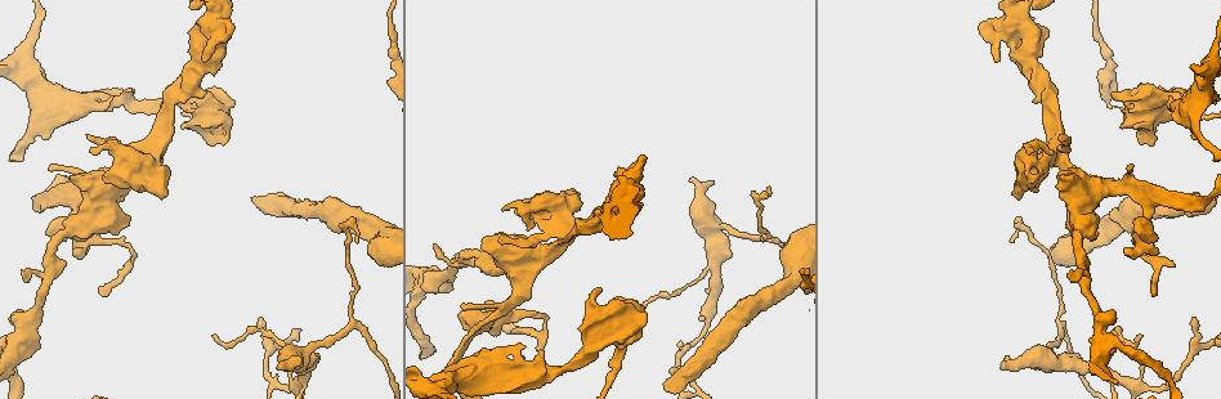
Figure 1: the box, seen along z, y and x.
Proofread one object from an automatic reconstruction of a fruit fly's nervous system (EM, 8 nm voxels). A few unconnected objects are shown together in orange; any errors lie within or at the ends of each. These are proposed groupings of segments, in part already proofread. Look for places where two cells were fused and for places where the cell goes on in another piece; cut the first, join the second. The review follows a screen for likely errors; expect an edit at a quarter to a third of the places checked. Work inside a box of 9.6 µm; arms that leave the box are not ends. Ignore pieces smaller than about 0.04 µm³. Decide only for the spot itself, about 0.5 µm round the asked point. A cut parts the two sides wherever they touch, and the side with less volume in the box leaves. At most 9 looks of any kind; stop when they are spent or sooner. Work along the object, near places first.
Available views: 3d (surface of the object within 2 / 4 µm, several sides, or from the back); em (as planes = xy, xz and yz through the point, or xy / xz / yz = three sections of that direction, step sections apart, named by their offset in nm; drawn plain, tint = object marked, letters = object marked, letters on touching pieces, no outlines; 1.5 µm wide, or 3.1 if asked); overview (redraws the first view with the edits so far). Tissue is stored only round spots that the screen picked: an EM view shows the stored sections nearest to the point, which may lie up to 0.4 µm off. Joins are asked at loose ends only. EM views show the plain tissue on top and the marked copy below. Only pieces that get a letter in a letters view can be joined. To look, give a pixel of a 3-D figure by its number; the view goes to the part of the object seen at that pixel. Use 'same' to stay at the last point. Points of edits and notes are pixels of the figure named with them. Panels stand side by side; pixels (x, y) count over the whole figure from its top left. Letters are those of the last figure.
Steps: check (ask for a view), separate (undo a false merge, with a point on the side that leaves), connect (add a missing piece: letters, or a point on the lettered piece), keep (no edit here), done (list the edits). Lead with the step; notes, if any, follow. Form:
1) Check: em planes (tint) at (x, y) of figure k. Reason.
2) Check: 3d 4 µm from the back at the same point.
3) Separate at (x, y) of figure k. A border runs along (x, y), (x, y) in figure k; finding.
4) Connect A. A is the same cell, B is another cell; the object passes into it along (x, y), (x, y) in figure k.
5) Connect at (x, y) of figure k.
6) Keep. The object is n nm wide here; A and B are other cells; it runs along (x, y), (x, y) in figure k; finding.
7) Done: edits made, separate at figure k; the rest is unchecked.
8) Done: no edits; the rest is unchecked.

Check: 3d 4 µm from the back at (51, 170) of figure 1. Thin end.

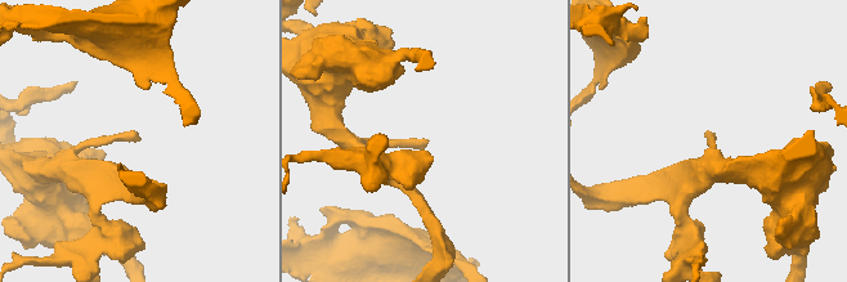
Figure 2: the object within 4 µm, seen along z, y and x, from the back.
Check: em planes (letters) at (425, 141) of figure 2. Need the tissue.

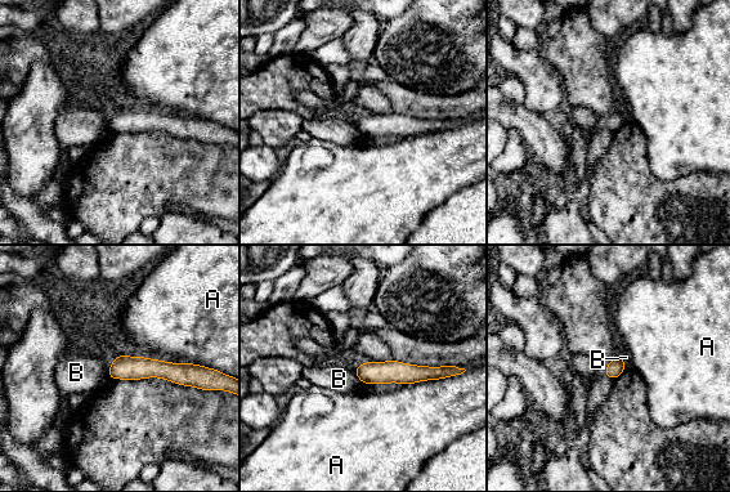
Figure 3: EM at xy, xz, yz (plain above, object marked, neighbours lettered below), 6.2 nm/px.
Keep. The object is 100 nm wide here; A and B are other cells; it runs along (111, 371), (162, 368), (193, 375) in figure 3; none of them fits.

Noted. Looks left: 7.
Check: 3d 2 µm at (24, 272) of figure 1. An open end.

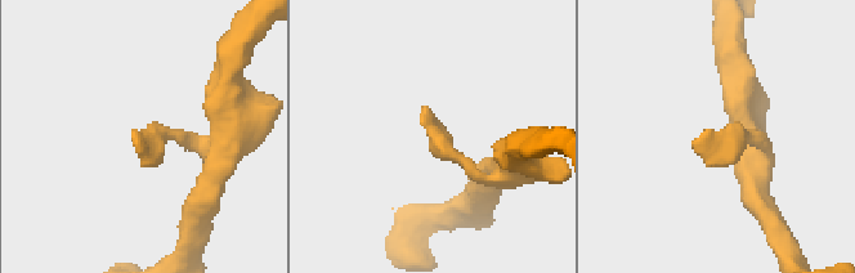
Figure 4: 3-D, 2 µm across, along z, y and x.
Check: em planes (letters) at (693, 145) of figure 4. Shape alone is not enough.

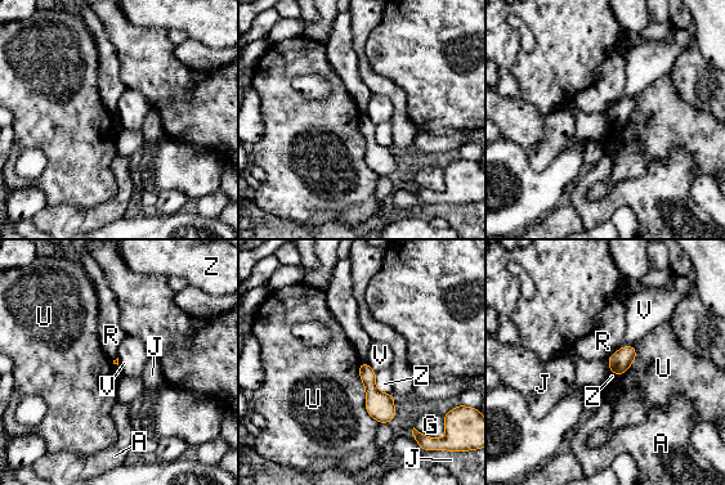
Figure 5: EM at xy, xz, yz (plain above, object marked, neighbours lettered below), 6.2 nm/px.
Keep. A, G, J, R, U, V and Z are other cells; a border runs along (361, 362), (365, 409), (379, 423) in figure 5; none of them fits.

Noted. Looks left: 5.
Check: em planes (letters) at (80, 239) of figure 1. An open end.

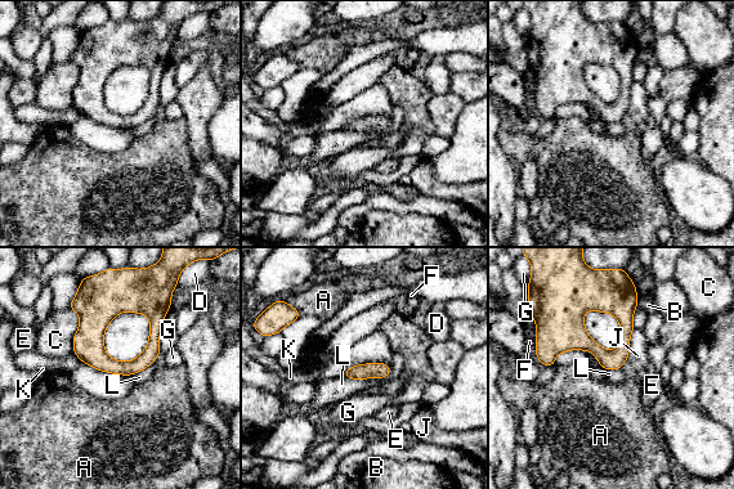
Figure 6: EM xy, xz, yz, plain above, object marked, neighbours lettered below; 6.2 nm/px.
Keep. A, B, C, D, E, F, G, J, K and L are other cells; it runs along (634, 301), (587, 304), (541, 353) in figure 6; no lettered piece goes on from it.

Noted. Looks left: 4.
Check: em yz step 4 (letters) at (1006, 367) of figure 1. An open end.

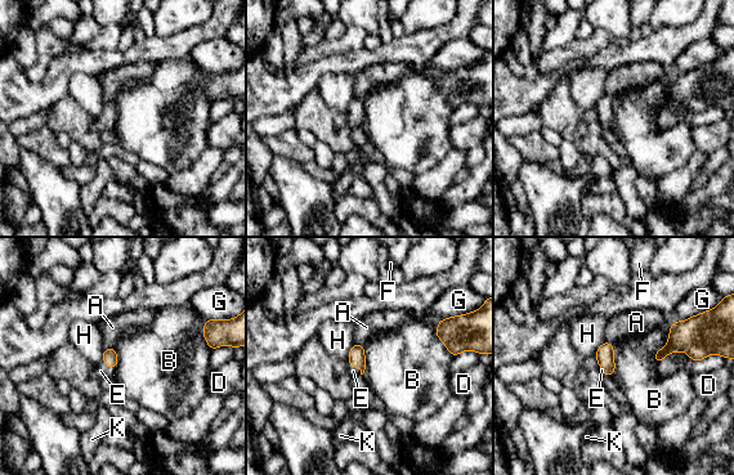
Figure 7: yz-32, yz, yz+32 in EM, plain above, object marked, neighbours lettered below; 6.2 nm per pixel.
Connect E. E is the same cell, A, B, D, F, G, H and K are other cells; the object passes into it along (357, 352), (356, 366), (353, 371) in figure 7; it goes on there.

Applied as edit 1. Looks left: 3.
Done: edits made, connect at figure 7; the rest is unchecked.

